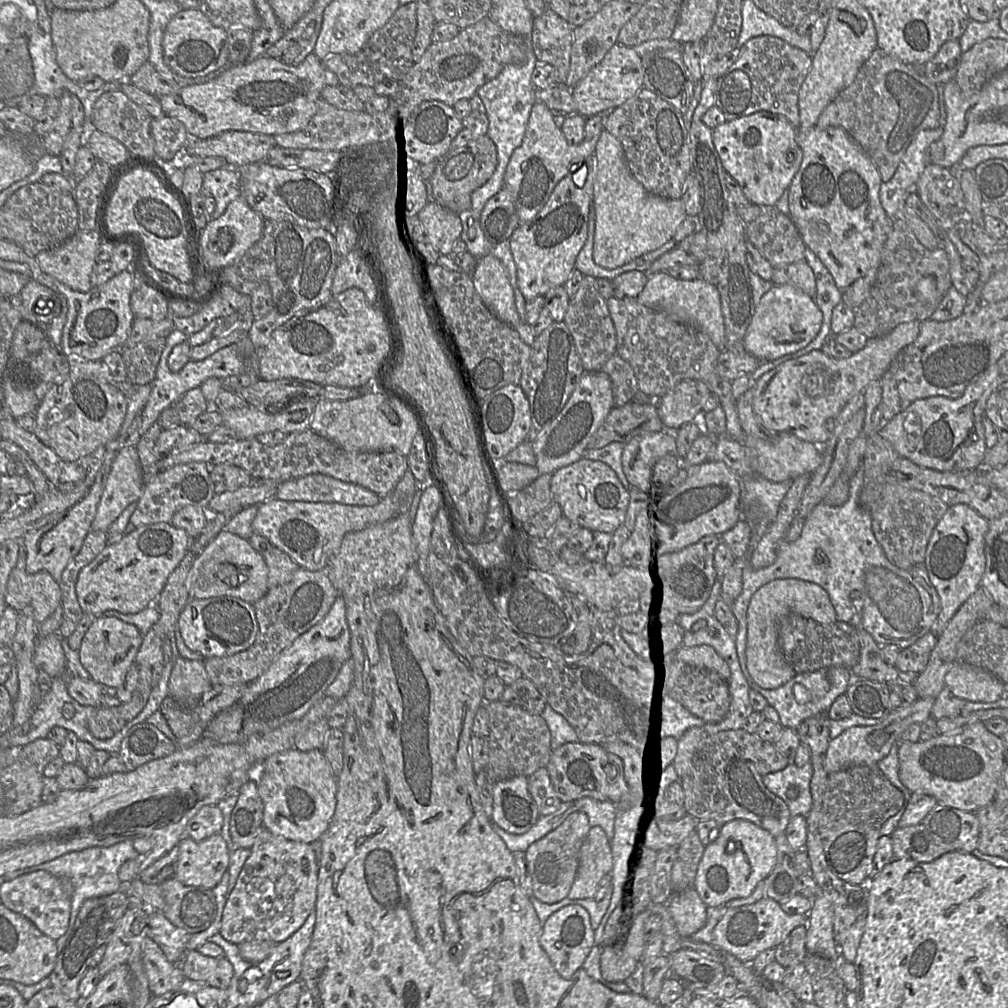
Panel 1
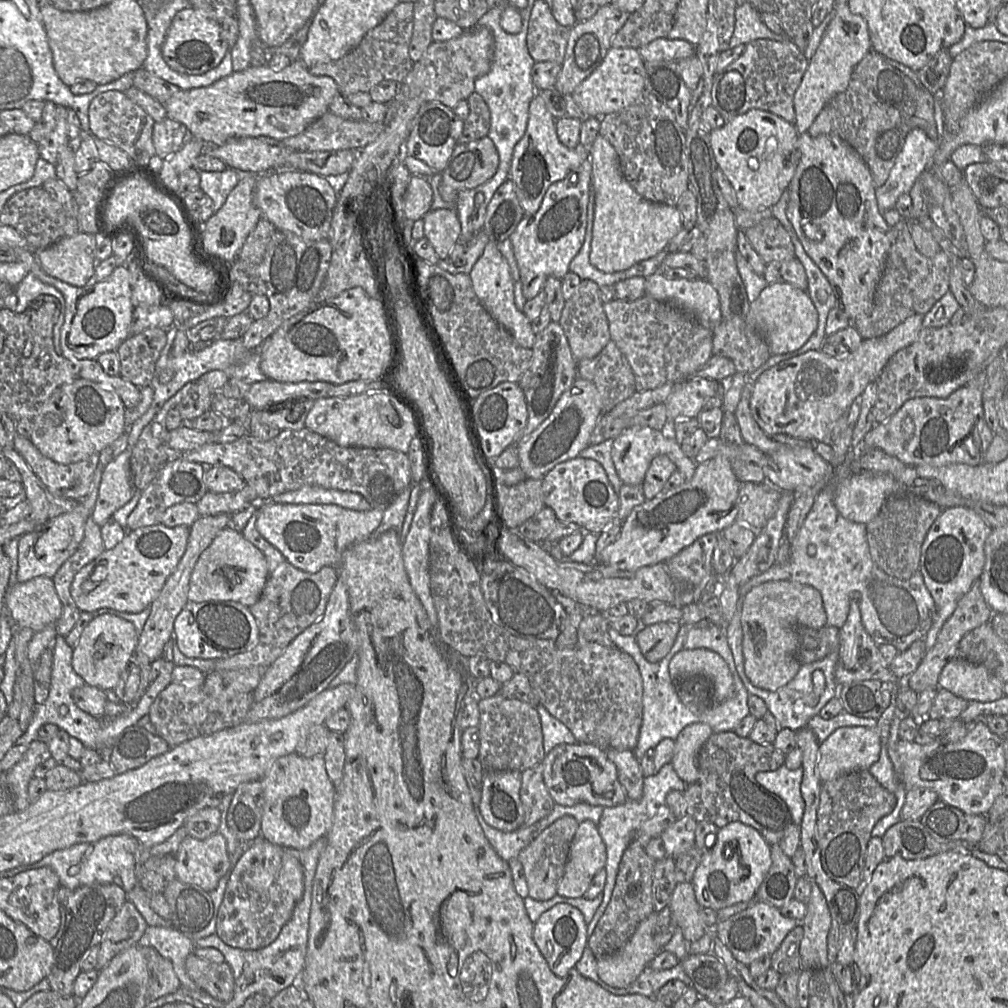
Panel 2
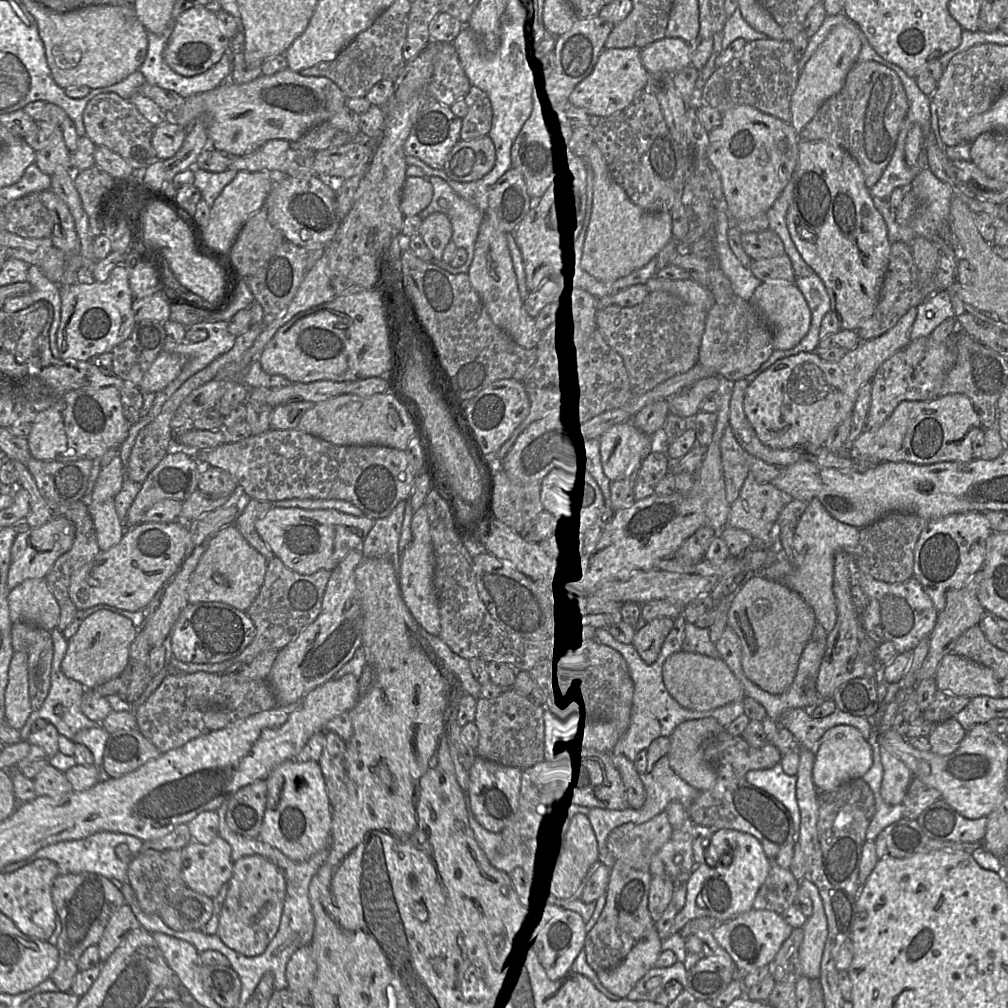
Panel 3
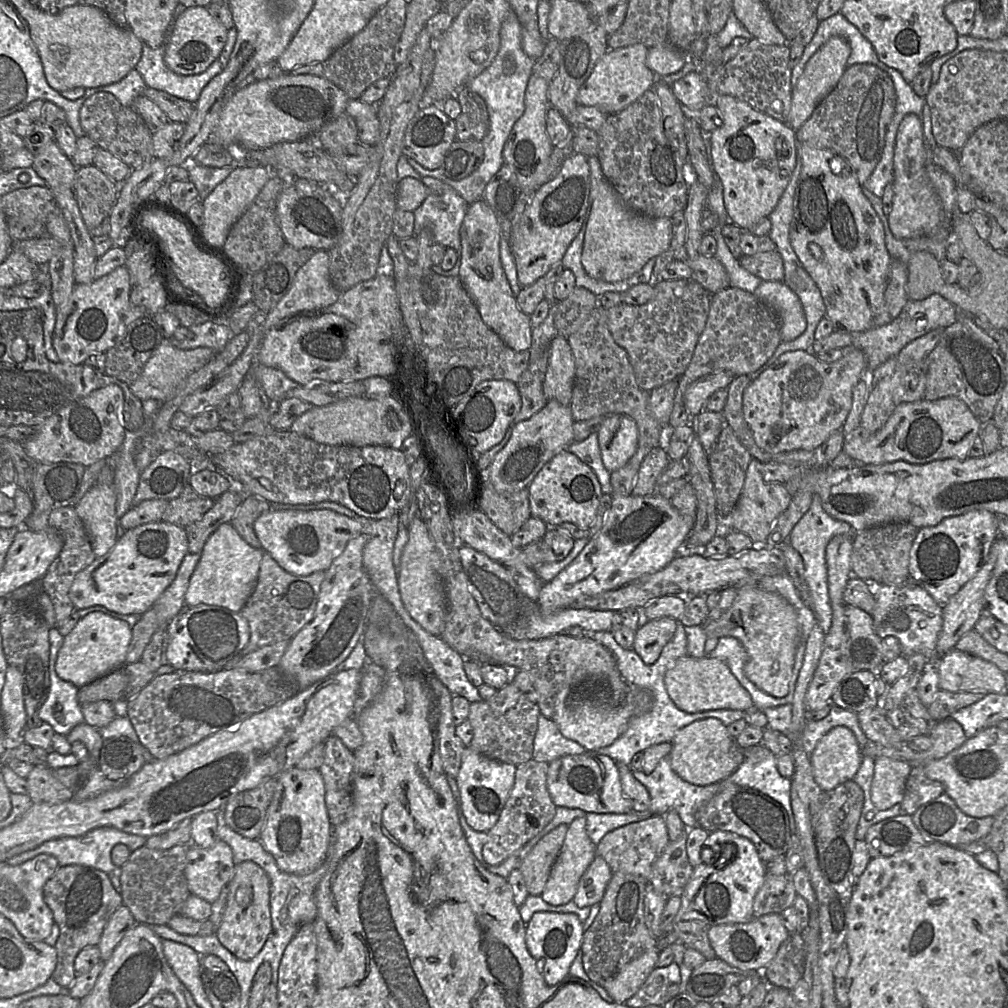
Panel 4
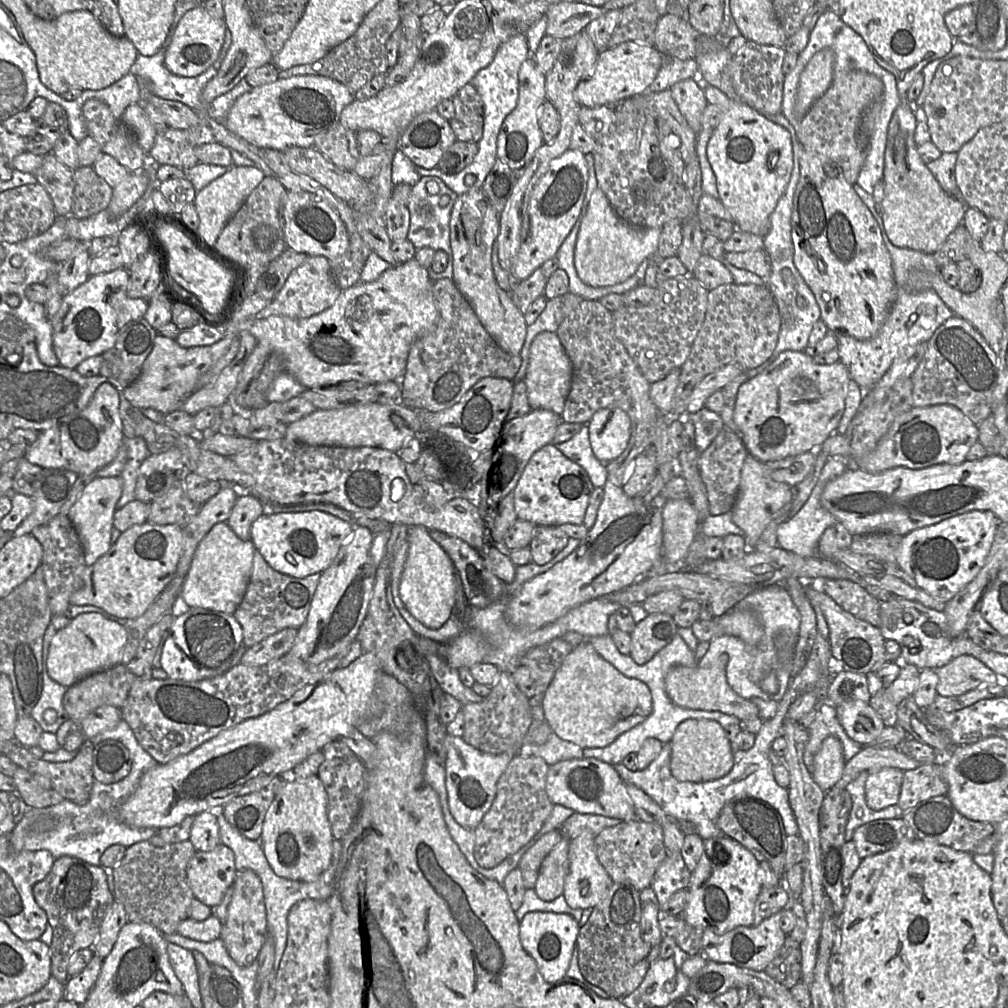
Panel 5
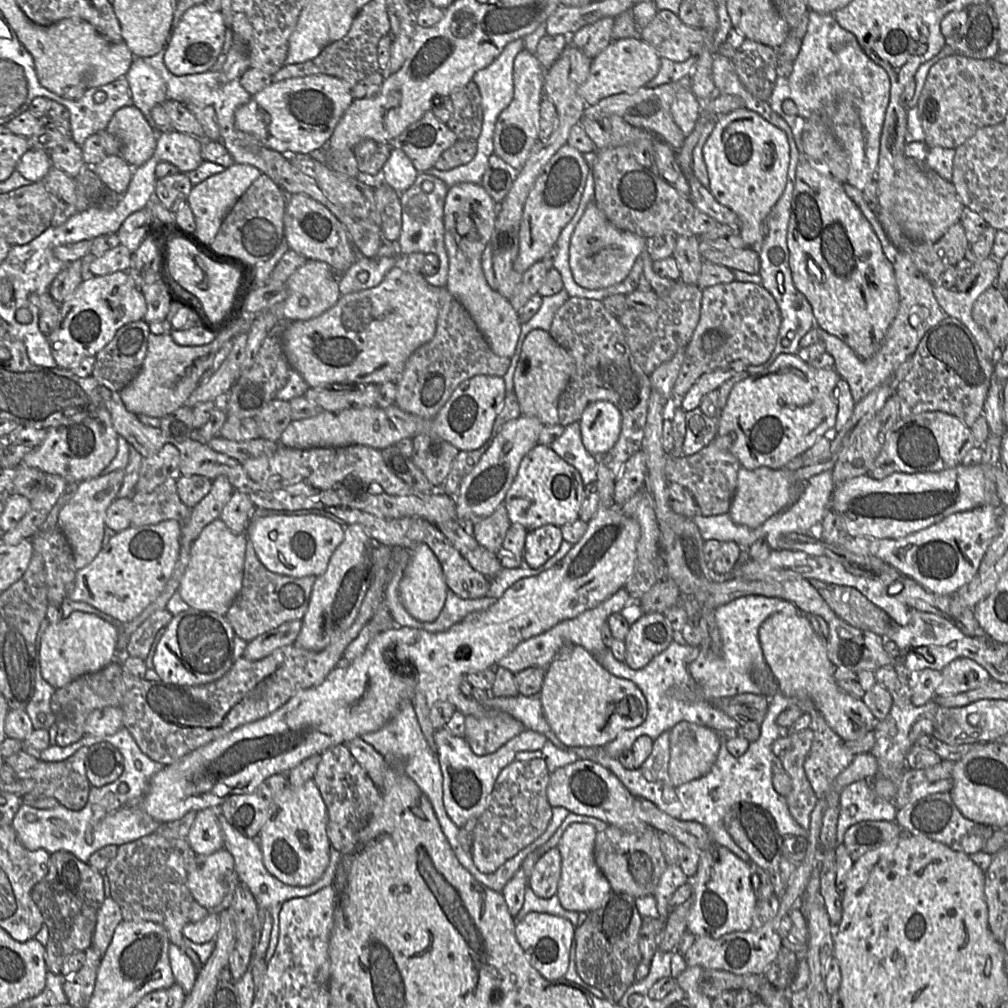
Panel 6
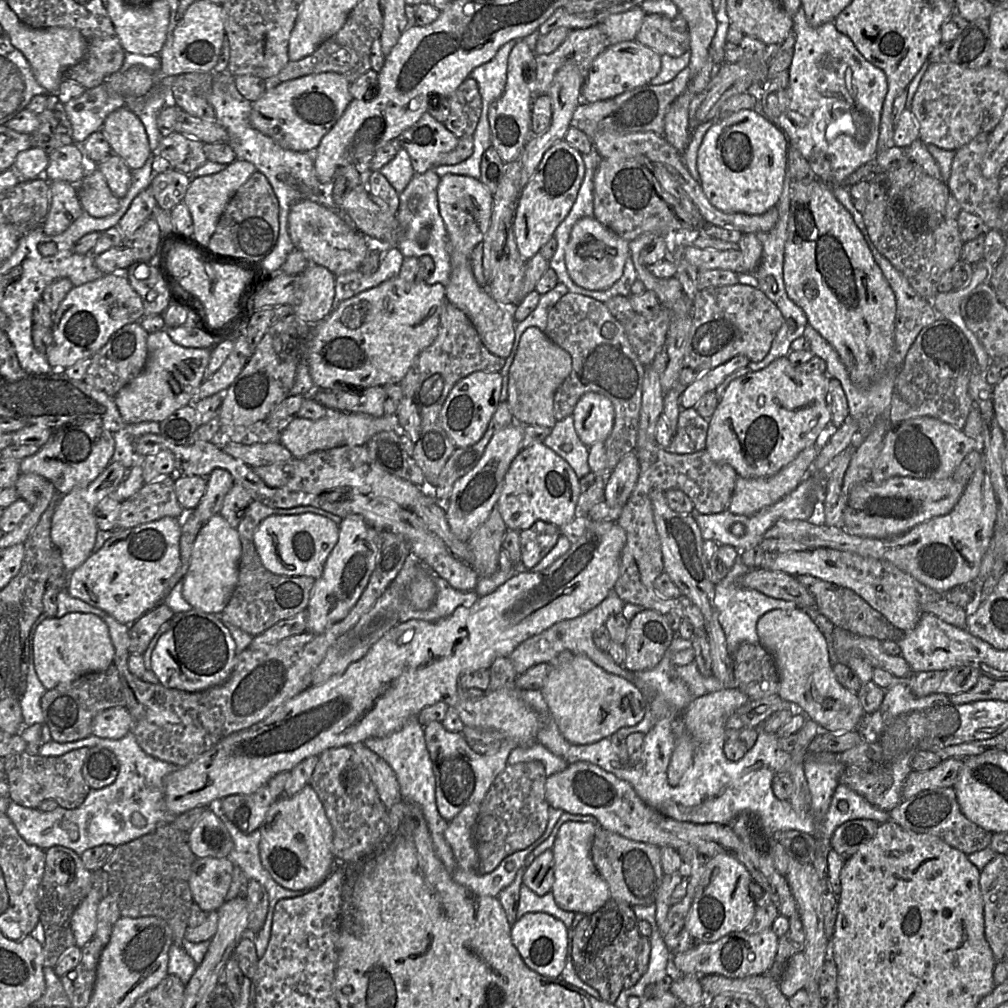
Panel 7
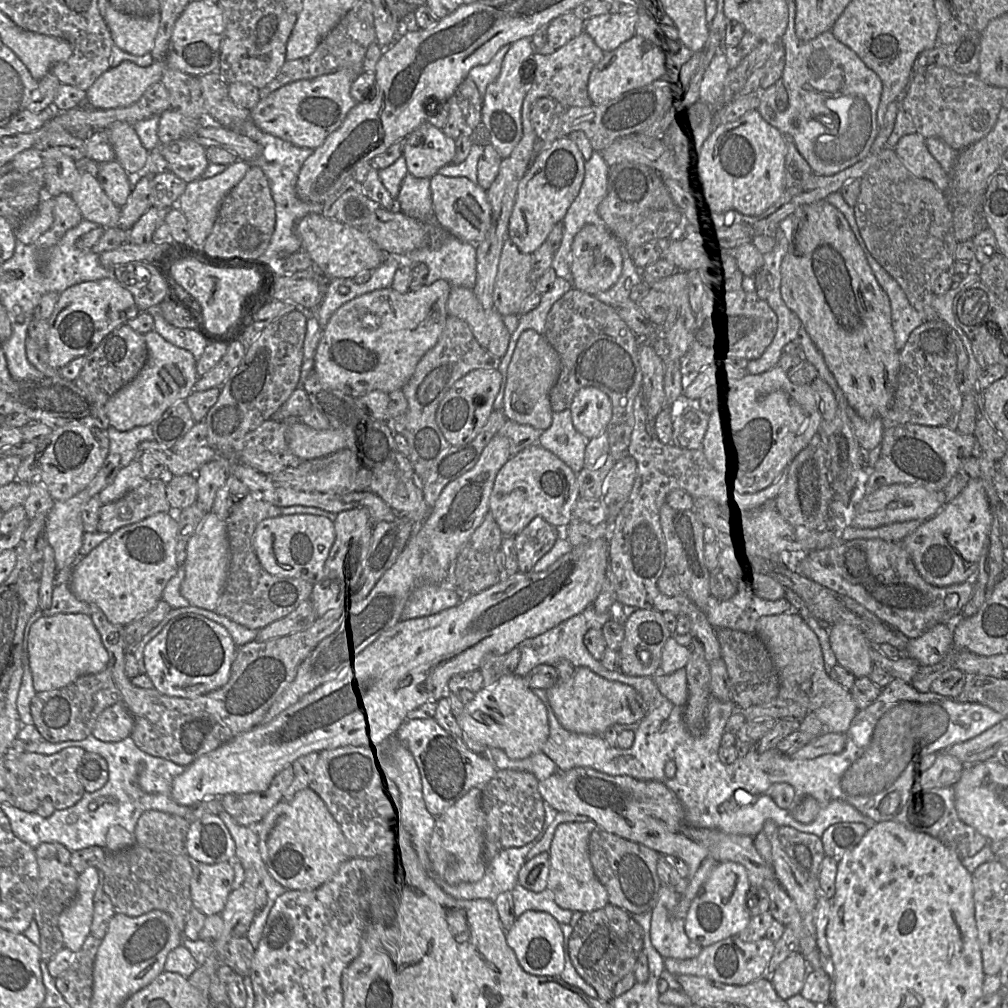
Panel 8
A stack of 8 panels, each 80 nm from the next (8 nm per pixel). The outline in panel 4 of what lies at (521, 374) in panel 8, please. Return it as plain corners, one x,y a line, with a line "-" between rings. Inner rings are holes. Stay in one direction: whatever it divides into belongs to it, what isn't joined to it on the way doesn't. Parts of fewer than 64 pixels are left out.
560,335
554,337
549,344
548,356
543,392
548,400
569,405
575,381
575,363
567,339

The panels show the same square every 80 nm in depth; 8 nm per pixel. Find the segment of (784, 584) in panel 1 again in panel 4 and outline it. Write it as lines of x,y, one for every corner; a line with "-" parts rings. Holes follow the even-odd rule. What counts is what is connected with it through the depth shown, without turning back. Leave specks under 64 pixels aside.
757,584
738,586
738,594
732,606
718,619
709,624
701,625
708,638
735,637
744,646
747,661
744,666
746,677
763,692
781,698
789,693
789,686
793,675
795,655
799,642
800,626
795,608
781,595
768,592

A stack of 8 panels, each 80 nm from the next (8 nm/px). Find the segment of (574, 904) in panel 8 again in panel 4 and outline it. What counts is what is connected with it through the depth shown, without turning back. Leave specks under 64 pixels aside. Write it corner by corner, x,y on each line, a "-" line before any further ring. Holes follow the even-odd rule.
596,855
579,880
577,891
572,901
580,908
599,904
613,871
599,855

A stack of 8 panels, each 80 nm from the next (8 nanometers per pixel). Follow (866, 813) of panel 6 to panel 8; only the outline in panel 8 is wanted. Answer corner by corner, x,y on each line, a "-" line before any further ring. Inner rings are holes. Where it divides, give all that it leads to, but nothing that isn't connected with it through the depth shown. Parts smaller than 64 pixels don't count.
832,800
821,806
815,819
807,823
806,827
797,825
797,830
821,837
829,826
840,822
861,822
868,828
877,823
850,804
840,800

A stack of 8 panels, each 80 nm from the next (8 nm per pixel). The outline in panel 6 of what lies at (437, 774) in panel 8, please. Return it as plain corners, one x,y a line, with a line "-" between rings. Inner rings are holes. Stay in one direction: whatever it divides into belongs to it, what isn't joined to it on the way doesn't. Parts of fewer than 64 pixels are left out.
446,728
436,729
434,741
443,776
443,805
450,819
462,828
471,818
478,818
484,812
499,773
515,760
515,755
520,751
539,750
548,740
545,735
527,729
497,751
484,756
474,754
463,737
452,735

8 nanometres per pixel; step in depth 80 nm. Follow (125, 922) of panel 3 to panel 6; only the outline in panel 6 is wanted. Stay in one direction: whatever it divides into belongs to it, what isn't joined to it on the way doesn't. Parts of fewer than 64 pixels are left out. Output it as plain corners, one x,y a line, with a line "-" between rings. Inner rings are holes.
106,896
97,911
96,927
92,938
93,947
103,956
109,947
114,931
123,921
119,905
111,896

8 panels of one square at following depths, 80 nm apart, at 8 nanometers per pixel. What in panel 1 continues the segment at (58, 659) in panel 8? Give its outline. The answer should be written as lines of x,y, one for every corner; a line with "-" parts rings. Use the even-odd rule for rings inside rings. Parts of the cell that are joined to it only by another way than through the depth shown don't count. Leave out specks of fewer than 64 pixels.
100,616
91,624
82,639
78,650
79,659
91,679
102,685
117,688
128,669
135,663
142,641
143,635
135,625
113,616

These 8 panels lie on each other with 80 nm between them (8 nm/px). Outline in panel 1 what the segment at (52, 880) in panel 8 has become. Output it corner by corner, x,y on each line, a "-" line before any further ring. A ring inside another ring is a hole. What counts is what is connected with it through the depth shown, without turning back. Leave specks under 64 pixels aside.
123,891
89,898
82,903
71,933
63,949
58,952
55,967
49,975
52,988
78,1002
78,1006
80,1005
81,997
78,986
88,969
88,958
98,947
106,944
127,909
128,896

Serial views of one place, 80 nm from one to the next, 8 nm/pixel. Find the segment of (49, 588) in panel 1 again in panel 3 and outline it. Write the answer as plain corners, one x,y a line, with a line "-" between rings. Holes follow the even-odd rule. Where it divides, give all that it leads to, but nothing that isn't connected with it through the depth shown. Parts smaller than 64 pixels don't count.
44,578
27,579
8,595
11,621
47,631
57,628
60,607

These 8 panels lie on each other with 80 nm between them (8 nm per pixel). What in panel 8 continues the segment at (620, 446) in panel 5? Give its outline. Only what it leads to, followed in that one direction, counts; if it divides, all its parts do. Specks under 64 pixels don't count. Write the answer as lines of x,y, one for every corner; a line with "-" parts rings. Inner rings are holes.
595,387
581,388
570,406
575,429
587,439
605,433
612,416
609,397

